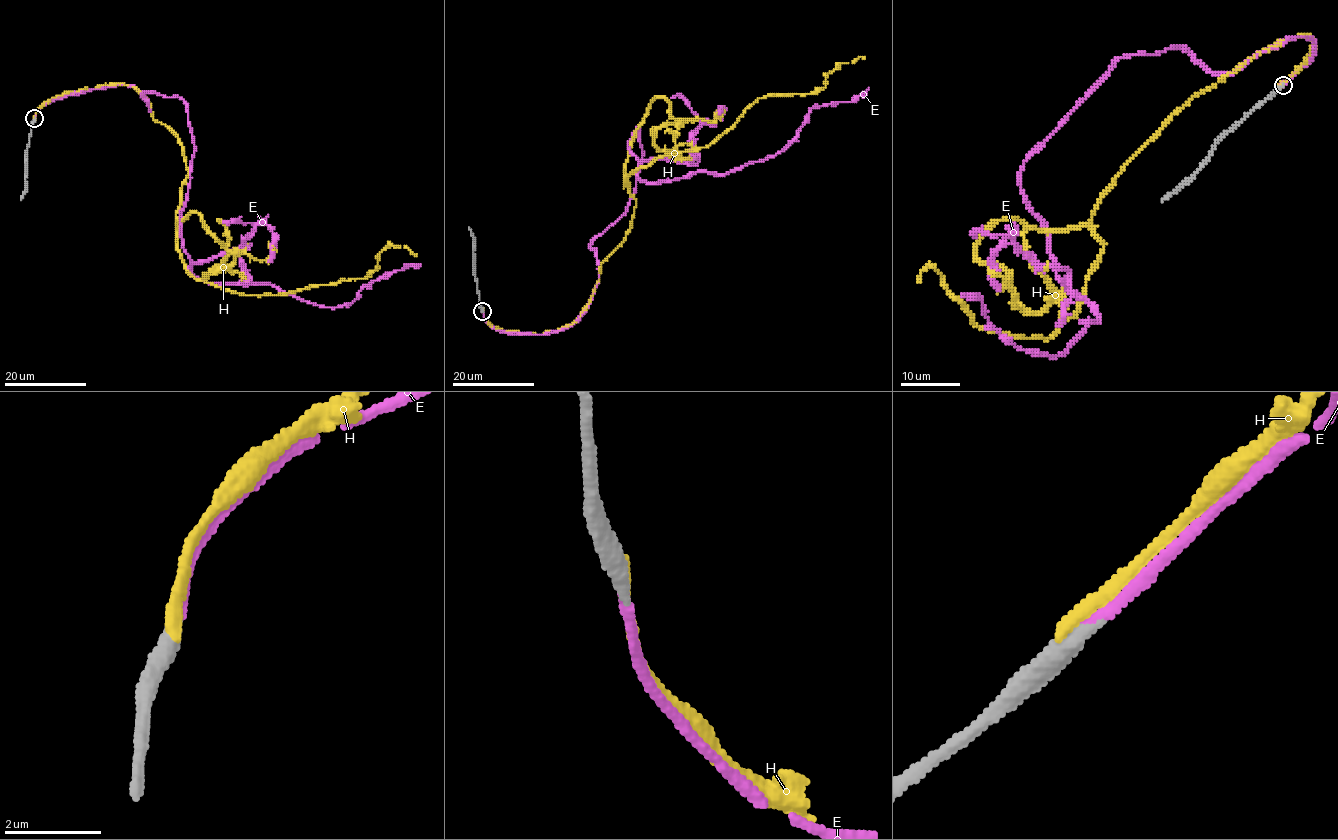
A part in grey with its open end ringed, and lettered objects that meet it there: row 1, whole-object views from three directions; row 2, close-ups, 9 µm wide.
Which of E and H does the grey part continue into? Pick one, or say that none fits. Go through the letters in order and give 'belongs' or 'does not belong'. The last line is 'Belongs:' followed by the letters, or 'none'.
E: belongs
H: does not belong
Belongs: E

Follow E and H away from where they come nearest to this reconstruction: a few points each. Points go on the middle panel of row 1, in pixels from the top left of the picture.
E: (482, 310), (549, 334), (588, 306), (636, 128), (637, 176), (723, 174), (869, 88)
H: (482, 308), (498, 330), (568, 325), (630, 229), (624, 177), (865, 58)

